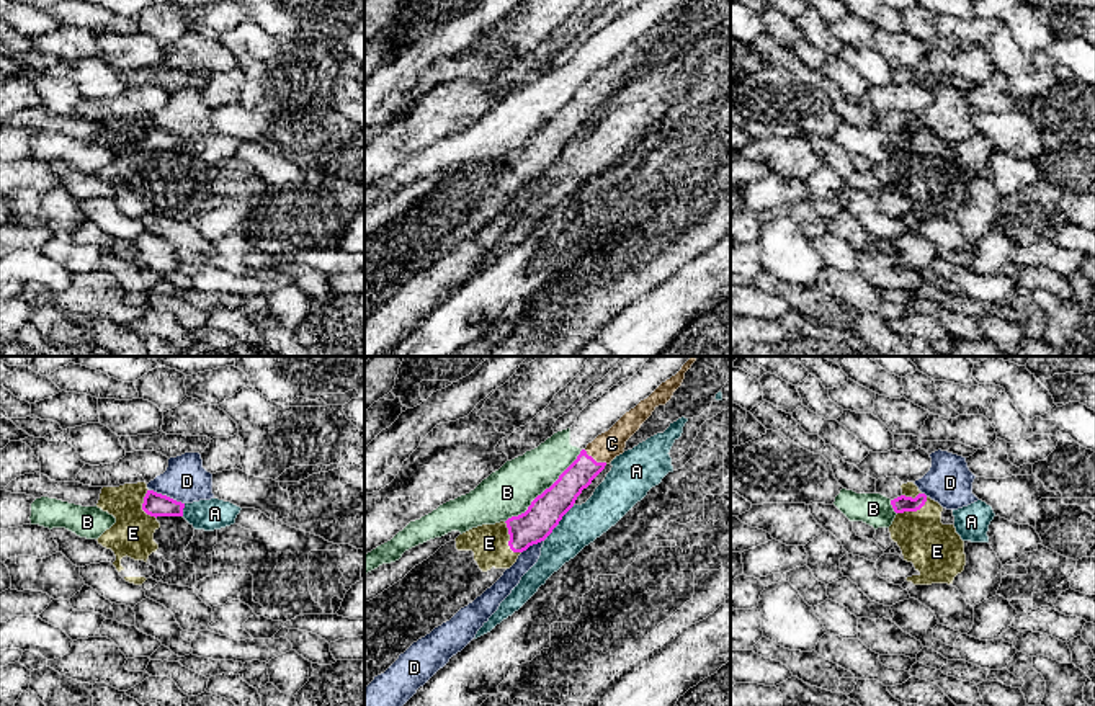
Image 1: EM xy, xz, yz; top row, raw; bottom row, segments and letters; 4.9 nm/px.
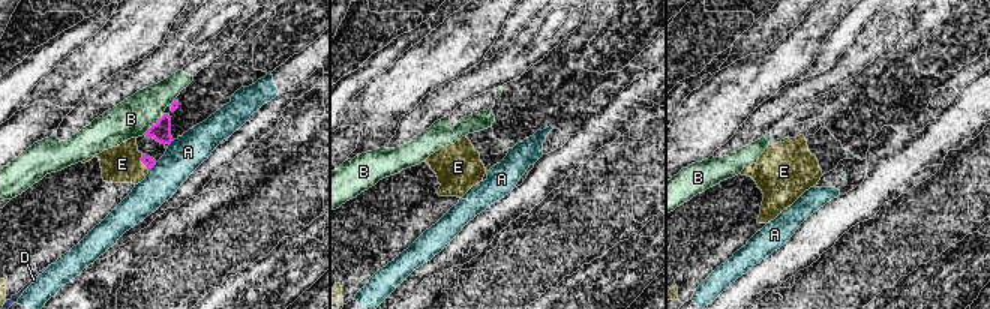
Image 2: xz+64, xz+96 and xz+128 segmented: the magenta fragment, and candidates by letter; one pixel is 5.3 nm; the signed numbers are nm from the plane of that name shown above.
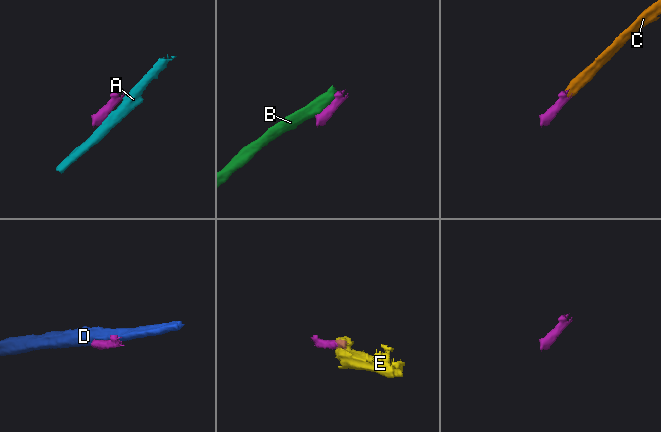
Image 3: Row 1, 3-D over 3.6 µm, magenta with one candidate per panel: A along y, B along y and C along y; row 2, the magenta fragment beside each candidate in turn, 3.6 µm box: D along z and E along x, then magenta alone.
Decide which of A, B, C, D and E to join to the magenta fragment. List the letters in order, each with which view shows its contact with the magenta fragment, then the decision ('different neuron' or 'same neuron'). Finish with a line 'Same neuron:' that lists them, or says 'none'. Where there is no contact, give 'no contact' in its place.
A: xz | different neuron
B: xz | different neuron
C: xz | same neuron
D: xy | different neuron
E: xz | same neuron
Same neuron: C, E

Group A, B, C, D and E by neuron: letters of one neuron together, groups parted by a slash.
A / B / C E / D

